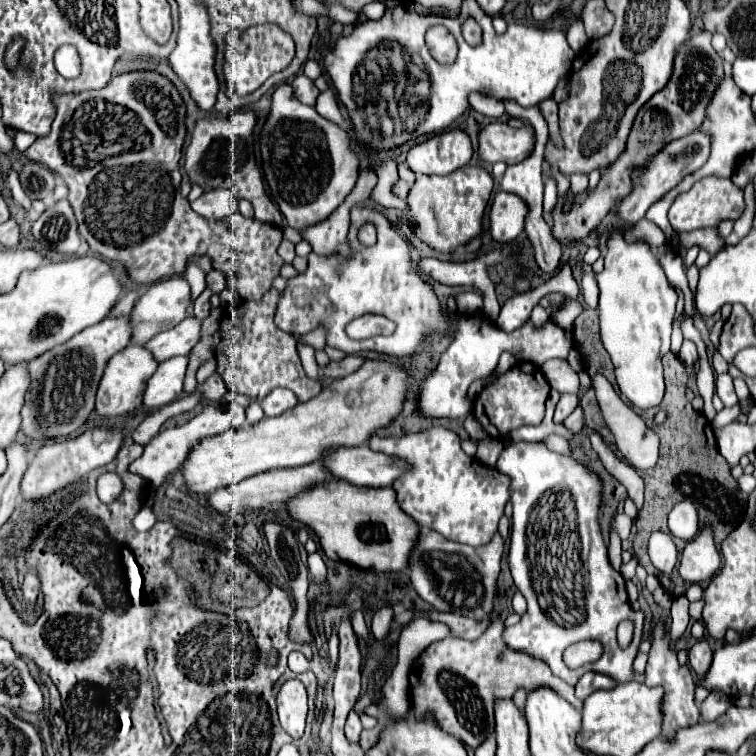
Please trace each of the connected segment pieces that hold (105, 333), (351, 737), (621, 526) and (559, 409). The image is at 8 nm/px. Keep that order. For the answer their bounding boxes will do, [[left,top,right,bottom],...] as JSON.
[[20,317,130,441],[346,711,362,743],[616,511,634,539],[554,395,578,423]]

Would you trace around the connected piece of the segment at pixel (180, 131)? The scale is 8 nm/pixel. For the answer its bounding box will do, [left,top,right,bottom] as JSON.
[20,71,284,301]

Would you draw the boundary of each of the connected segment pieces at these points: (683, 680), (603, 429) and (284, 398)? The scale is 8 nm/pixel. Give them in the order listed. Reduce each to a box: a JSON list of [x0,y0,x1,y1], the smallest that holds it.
[[646,621,700,739],[580,391,612,441],[260,387,298,417]]

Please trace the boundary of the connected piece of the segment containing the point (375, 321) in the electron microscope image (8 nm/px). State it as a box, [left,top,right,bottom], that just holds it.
[348,315,396,339]

